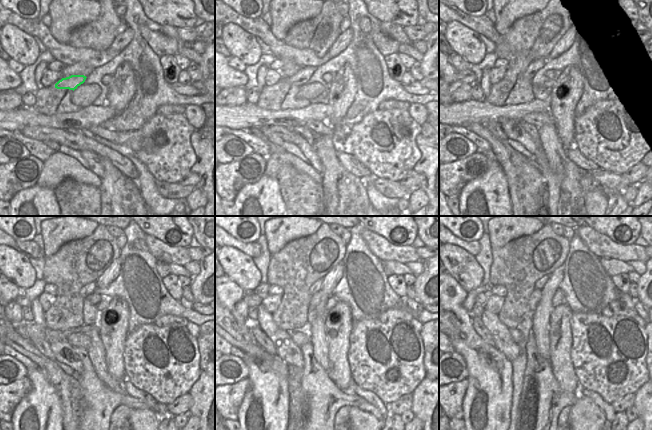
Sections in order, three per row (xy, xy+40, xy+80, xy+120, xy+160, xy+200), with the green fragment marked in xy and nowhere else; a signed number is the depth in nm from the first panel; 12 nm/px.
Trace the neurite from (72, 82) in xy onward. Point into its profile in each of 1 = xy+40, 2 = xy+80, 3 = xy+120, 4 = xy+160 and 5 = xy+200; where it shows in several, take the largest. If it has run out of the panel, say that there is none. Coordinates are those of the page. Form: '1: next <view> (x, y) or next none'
1: next xy+40 (302, 77)
2: next xy+80 (538, 63)
3: next xy+120 (85, 292)
4: next xy+160 (316, 286)
5: next xy+200 (540, 284)

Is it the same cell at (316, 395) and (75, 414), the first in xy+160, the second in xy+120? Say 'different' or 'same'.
different

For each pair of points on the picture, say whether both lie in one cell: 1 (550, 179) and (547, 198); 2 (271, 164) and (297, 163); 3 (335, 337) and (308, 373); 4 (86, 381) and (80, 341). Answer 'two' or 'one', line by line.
1: one
2: one
3: two
4: two

